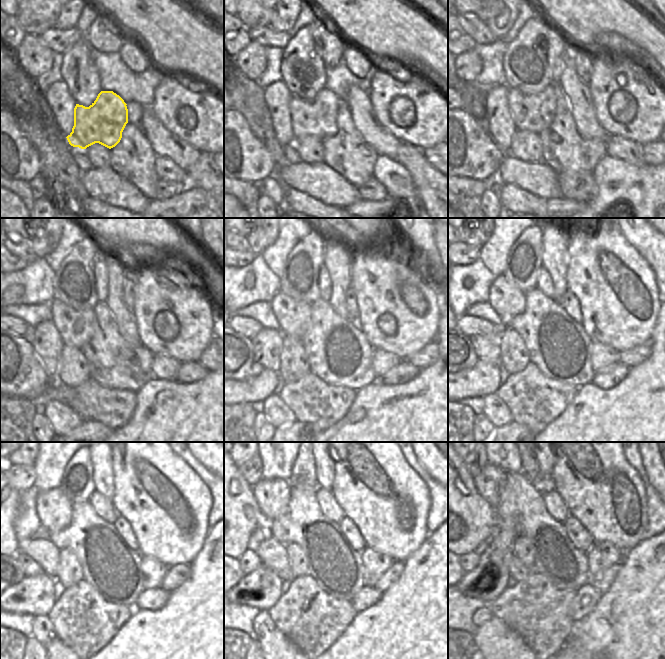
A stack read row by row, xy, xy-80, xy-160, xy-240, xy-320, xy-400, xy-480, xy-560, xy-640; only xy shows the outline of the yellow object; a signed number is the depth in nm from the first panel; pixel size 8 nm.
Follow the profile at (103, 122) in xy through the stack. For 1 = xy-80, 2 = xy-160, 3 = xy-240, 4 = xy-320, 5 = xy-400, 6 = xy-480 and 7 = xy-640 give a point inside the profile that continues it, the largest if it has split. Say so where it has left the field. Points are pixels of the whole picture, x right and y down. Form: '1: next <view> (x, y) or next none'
1: next xy-80 (317, 117)
2: next xy-160 (534, 113)
3: next xy-240 (76, 327)
4: next xy-320 (293, 317)
5: next xy-400 (506, 299)
6: next xy-480 (54, 509)
7: next xy-640 (488, 481)

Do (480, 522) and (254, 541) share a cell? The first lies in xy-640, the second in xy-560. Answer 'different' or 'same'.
different

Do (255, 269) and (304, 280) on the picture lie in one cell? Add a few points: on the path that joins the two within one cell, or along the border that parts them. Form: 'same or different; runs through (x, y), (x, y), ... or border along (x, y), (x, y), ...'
different; border along (279, 277), (280, 290)

